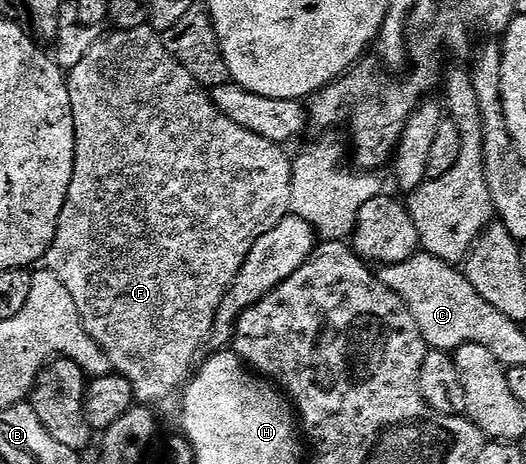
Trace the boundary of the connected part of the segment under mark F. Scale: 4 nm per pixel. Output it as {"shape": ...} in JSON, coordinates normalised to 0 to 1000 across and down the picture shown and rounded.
{"shape":[[[279,50],[260,60],[221,65],[215,71],[215,78],[211,73],[200,75],[196,84],[173,99],[163,121],[148,136],[148,142],[141,142],[137,153],[127,157],[133,228],[141,246],[141,289],[144,291],[141,384],[133,384],[133,409],[125,418],[125,435],[118,444],[118,461],[110,470],[103,522],[91,534],[91,545],[84,550],[82,567],[87,571],[89,584],[99,586],[103,599],[110,599],[110,608],[118,608],[118,616],[125,616],[125,625],[133,625],[133,642],[141,642],[141,659],[148,659],[148,677],[152,679],[152,692],[160,696],[163,720],[171,720],[171,728],[198,756],[202,772],[213,782],[213,802],[222,810],[230,810],[243,825],[257,869],[266,875],[298,875],[297,871],[312,871],[317,862],[331,860],[333,853],[337,860],[338,847],[356,830],[361,813],[367,808],[369,787],[375,782],[373,765],[378,763],[380,748],[382,754],[390,748],[395,720],[401,705],[407,703],[407,685],[411,675],[414,675],[416,653],[422,651],[424,638],[432,634],[432,625],[445,608],[445,599],[460,578],[460,569],[468,565],[468,552],[473,547],[477,532],[490,519],[490,513],[496,513],[498,504],[506,504],[510,496],[519,496],[521,487],[529,485],[529,478],[536,478],[542,466],[553,459],[555,345],[551,336],[540,330],[542,321],[534,313],[513,306],[506,297],[490,297],[490,289],[483,289],[475,280],[452,272],[452,263],[430,254],[430,246],[422,246],[422,237],[411,233],[401,205],[365,166],[361,151],[354,151],[354,142],[346,142],[319,114],[306,71],[295,69]]]}

